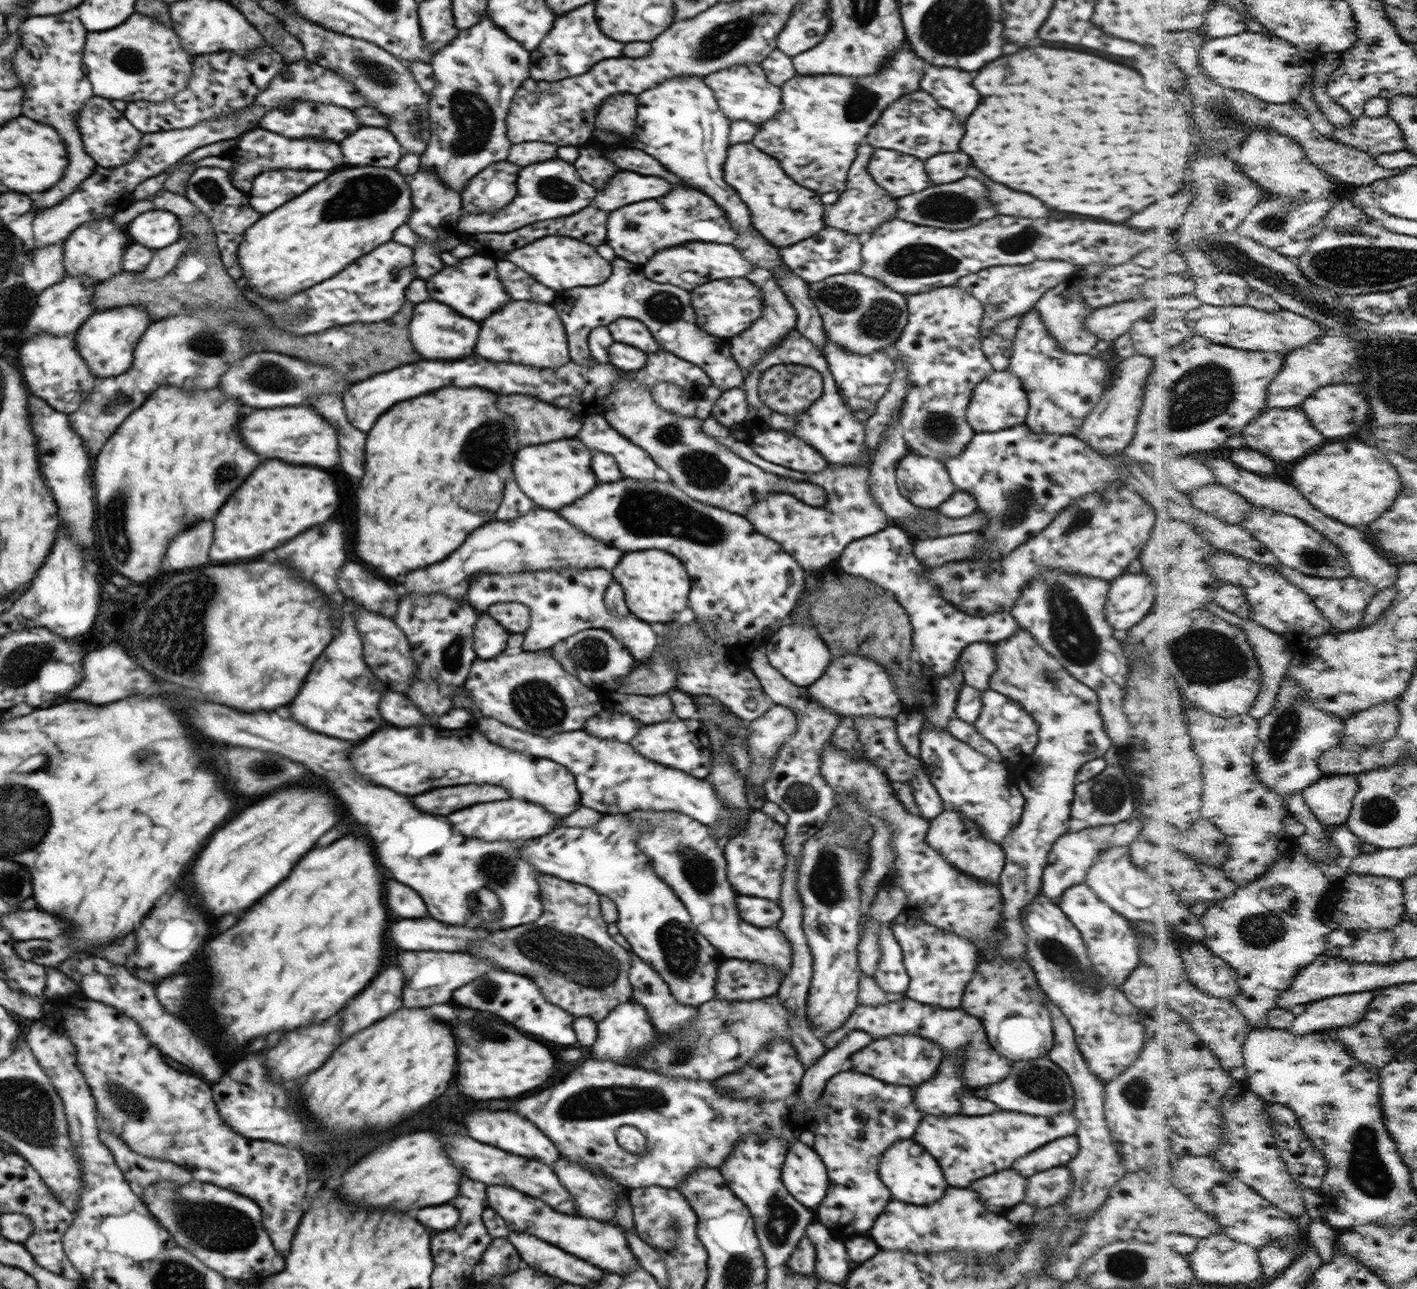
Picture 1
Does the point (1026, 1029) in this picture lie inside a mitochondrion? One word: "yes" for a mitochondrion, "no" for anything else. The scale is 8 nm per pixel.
no

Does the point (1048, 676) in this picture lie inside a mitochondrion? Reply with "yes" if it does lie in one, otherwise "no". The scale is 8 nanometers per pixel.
yes

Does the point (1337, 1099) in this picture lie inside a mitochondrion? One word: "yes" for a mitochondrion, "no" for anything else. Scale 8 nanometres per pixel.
no

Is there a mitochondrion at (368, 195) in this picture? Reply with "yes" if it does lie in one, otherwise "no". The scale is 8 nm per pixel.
yes

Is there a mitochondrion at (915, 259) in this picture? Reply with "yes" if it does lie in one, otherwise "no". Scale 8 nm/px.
yes

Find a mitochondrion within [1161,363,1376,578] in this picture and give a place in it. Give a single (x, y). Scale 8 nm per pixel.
(1315, 558)

